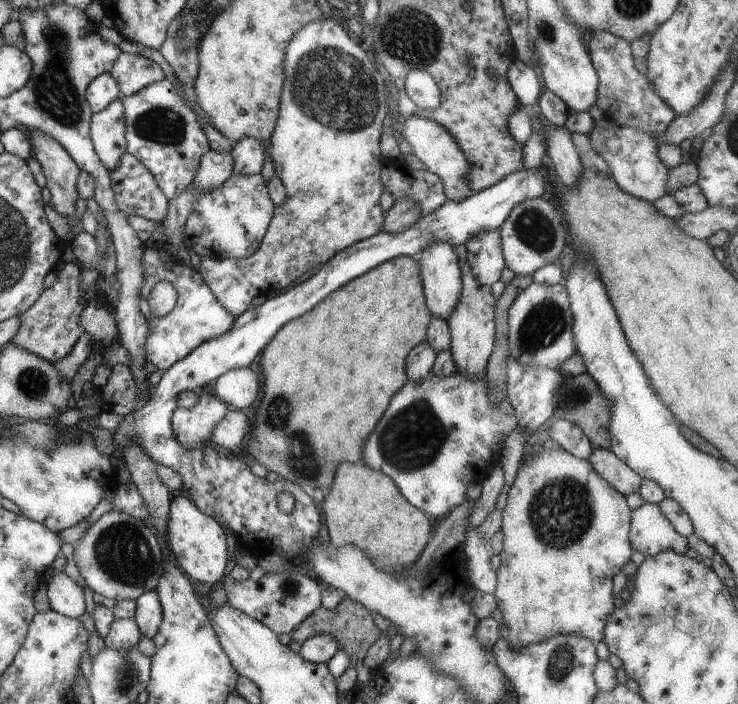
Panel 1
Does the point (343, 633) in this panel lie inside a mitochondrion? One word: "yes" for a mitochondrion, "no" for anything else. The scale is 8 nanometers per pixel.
yes

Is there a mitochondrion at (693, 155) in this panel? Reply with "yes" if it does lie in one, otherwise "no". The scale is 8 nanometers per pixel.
no

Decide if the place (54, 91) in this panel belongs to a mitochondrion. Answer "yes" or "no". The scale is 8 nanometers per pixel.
yes

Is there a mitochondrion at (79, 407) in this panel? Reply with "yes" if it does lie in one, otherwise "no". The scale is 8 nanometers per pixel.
no

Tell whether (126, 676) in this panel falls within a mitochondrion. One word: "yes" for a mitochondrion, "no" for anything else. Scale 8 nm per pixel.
yes

